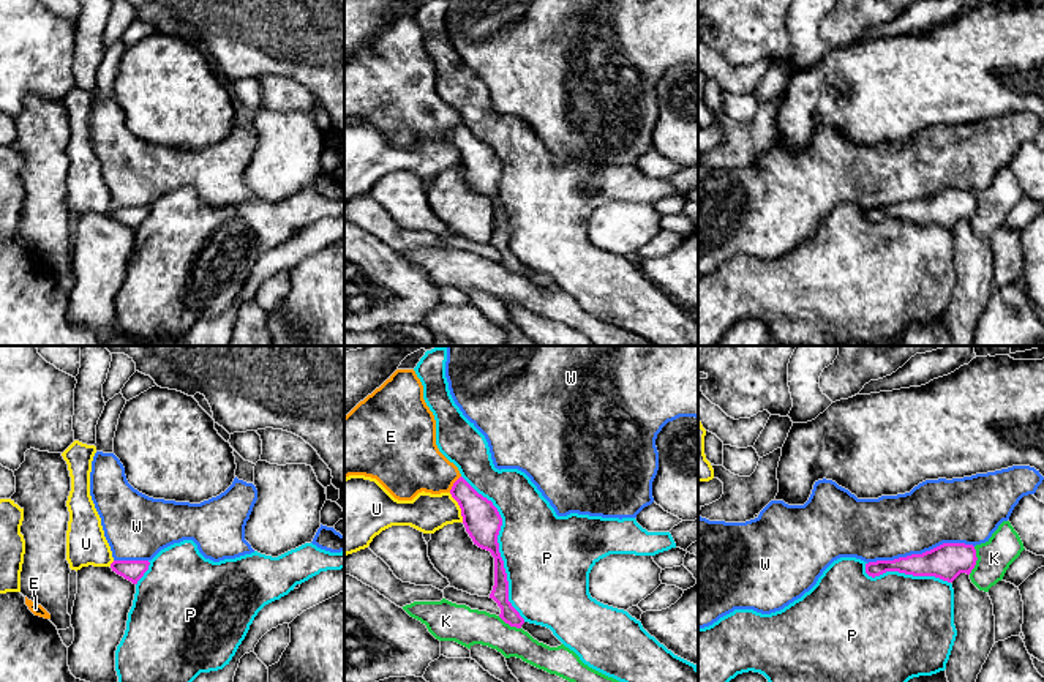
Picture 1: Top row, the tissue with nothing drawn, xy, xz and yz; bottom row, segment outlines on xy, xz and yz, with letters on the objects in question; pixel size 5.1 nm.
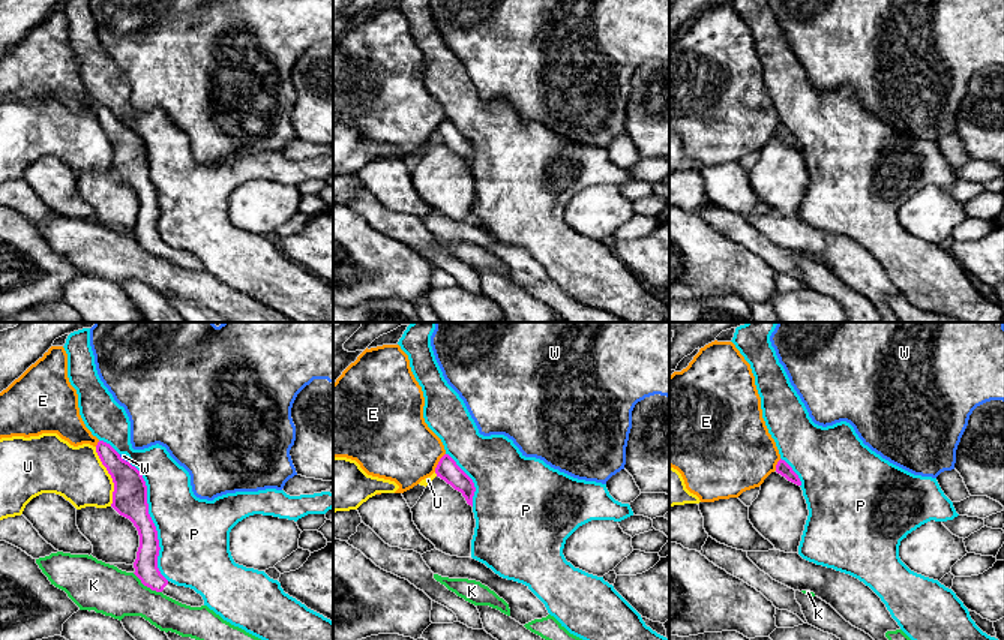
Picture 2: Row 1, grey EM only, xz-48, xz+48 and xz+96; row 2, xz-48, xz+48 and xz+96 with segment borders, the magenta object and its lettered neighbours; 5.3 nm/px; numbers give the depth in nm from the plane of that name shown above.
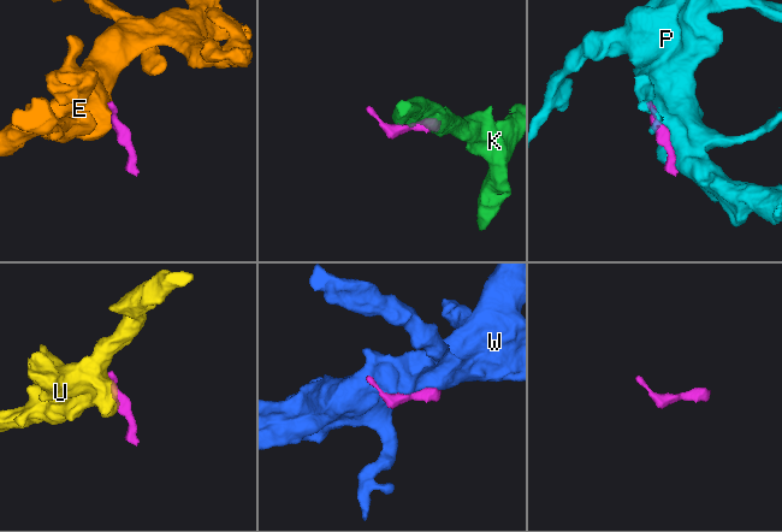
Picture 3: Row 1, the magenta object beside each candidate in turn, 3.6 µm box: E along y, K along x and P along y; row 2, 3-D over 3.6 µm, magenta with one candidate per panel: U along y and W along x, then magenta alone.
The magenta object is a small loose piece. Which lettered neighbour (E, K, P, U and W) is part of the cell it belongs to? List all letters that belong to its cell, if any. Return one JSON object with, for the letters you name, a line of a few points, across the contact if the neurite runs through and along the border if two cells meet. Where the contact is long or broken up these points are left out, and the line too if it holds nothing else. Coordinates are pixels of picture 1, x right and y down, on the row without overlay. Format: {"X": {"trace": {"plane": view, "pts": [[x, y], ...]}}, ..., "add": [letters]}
{"add": []}

